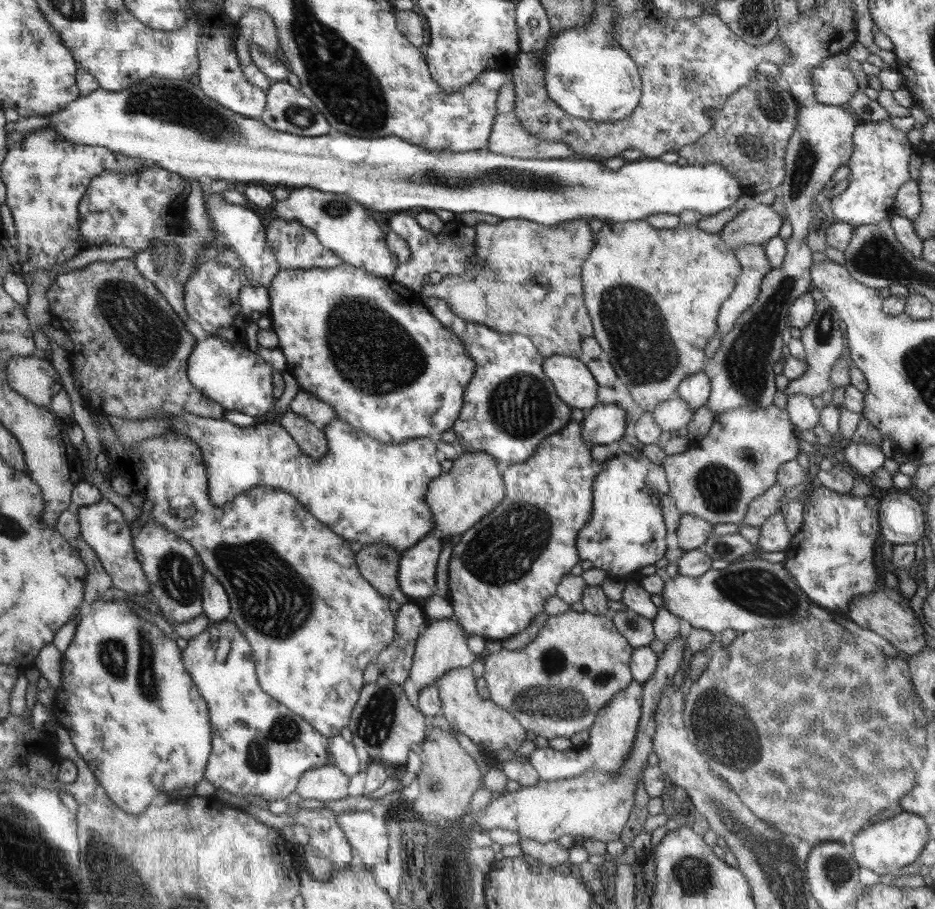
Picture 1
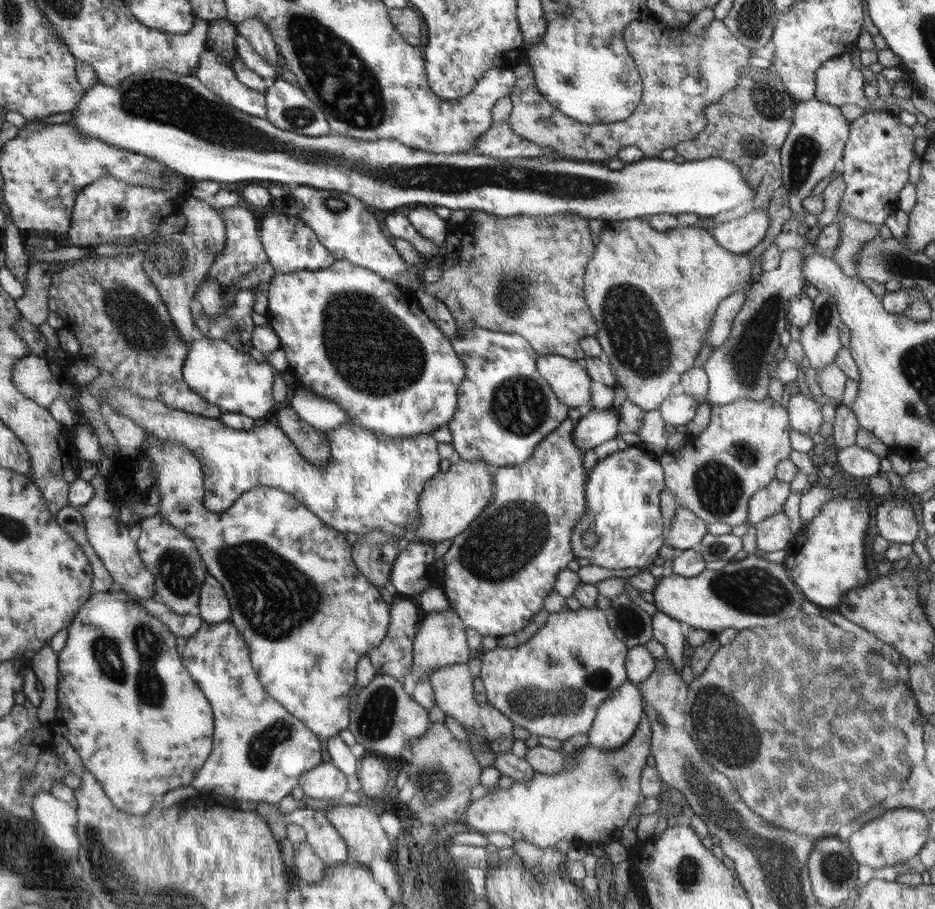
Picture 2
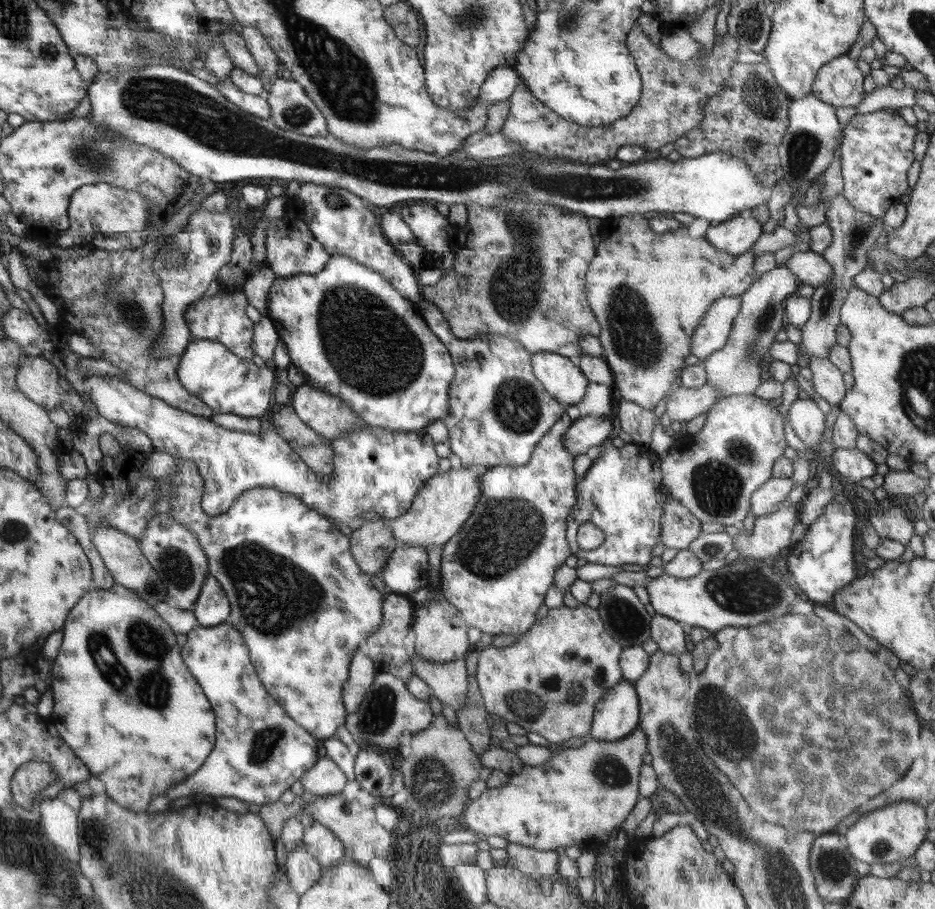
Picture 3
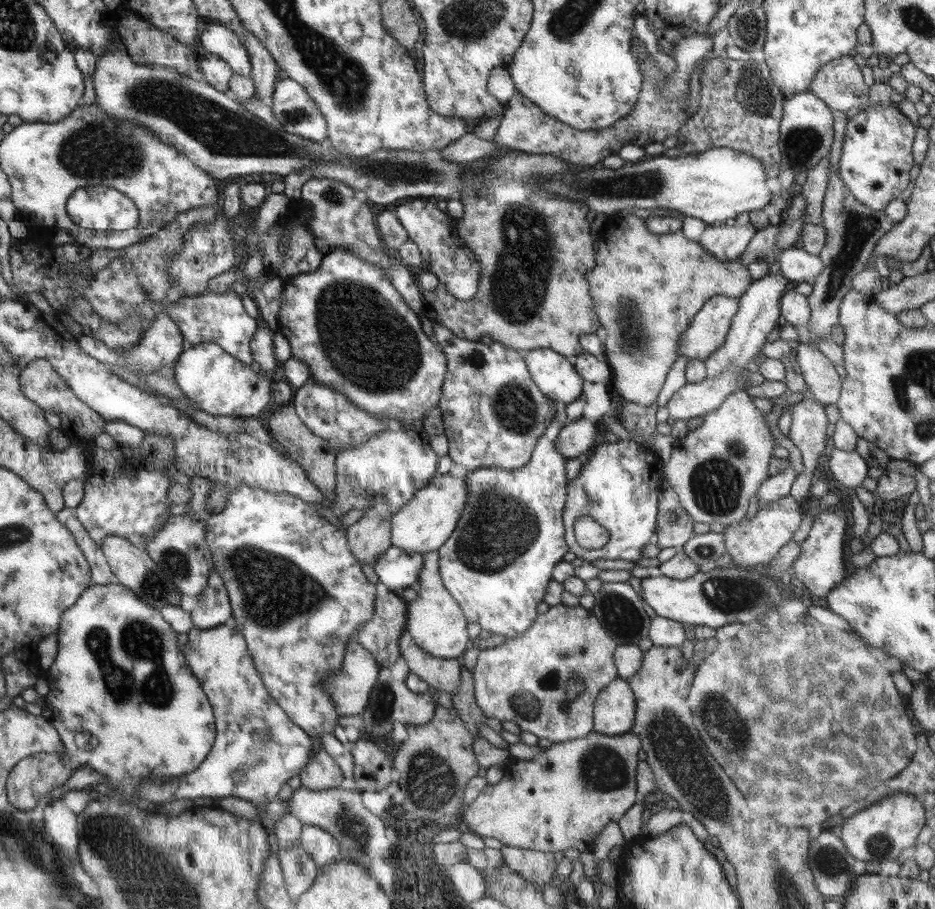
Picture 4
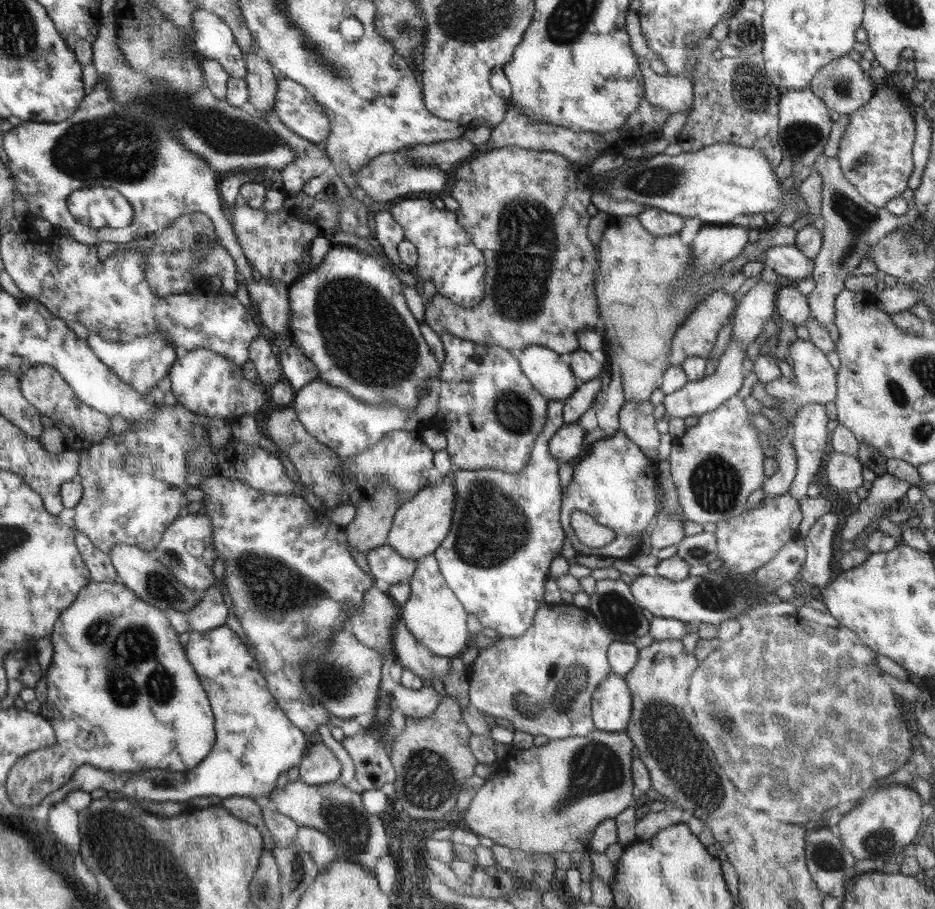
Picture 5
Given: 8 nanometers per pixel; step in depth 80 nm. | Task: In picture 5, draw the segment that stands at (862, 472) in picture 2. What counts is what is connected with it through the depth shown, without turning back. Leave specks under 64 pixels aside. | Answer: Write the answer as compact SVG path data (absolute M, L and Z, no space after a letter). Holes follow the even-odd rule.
M834 452L824 468L826 468L828 484L832 488L836 488L838 492L856 491L862 486L862 469L864 466L857 456Z

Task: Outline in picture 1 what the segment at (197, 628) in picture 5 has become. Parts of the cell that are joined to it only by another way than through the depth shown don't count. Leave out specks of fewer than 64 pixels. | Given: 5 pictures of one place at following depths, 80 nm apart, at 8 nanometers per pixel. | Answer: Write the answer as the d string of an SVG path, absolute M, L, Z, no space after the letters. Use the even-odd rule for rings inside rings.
M210 572L203 574L203 612L211 622L230 619L231 601L225 588Z

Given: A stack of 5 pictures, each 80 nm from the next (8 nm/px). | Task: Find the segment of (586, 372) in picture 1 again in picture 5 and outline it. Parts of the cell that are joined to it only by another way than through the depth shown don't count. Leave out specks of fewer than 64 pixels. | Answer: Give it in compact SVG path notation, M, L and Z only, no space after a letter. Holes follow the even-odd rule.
M532 345L517 353L523 373L540 394L566 401L578 389L572 366L545 346Z

